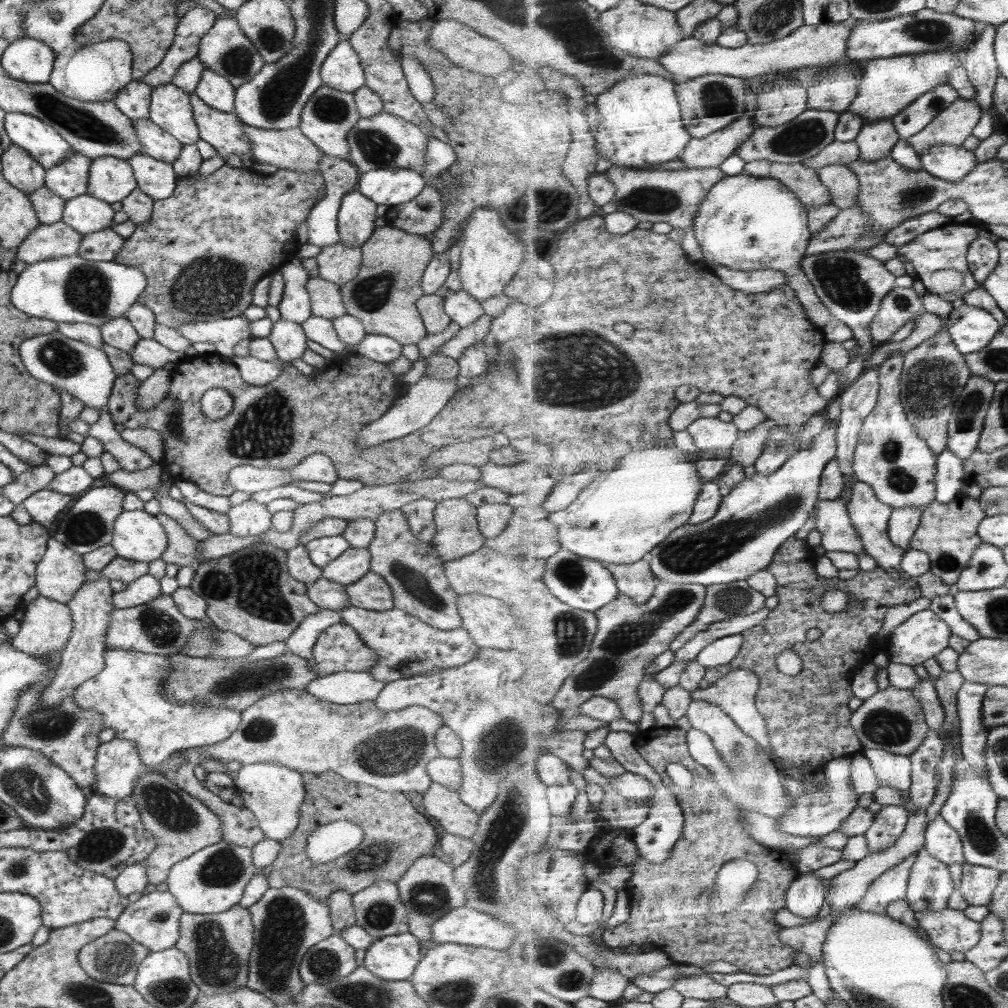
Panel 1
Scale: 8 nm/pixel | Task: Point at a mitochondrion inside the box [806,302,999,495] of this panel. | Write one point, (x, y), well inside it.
(933, 384)

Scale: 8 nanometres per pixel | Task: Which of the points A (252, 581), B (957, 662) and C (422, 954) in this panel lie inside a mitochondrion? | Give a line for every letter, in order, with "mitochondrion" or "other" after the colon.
A: mitochondrion
B: other
C: other

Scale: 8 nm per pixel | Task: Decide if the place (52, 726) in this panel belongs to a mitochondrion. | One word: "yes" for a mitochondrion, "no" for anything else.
yes

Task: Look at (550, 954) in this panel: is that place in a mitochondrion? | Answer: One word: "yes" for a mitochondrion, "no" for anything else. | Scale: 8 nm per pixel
yes

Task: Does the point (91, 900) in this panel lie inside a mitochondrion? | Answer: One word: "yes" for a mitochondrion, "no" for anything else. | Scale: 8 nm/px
no

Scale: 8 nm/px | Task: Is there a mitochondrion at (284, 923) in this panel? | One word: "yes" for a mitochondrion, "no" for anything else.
yes

